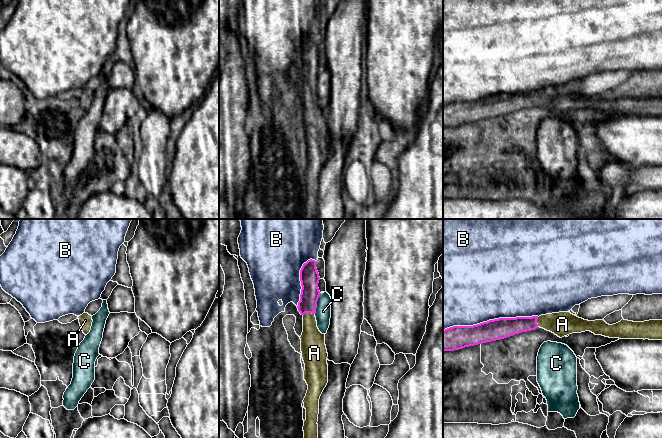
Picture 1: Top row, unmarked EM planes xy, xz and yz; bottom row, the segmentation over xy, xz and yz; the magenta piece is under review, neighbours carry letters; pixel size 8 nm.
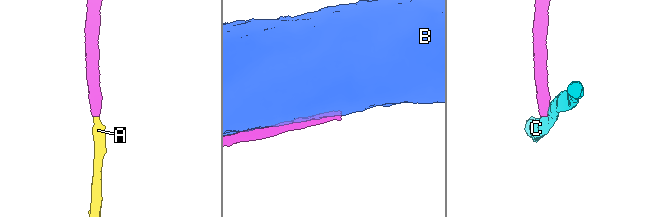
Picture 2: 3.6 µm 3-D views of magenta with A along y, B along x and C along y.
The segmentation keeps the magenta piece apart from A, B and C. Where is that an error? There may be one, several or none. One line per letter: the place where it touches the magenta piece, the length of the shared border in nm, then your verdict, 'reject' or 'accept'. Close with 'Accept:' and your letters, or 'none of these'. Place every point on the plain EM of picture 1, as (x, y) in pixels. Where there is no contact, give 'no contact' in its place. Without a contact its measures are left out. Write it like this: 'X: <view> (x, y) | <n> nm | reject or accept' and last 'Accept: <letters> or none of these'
A: xz (308, 88) | 100 nm | accept
B: yz (490, 96) | 800 nm | reject
C: xz (316, 79) | 180 nm | reject
Accept: A

